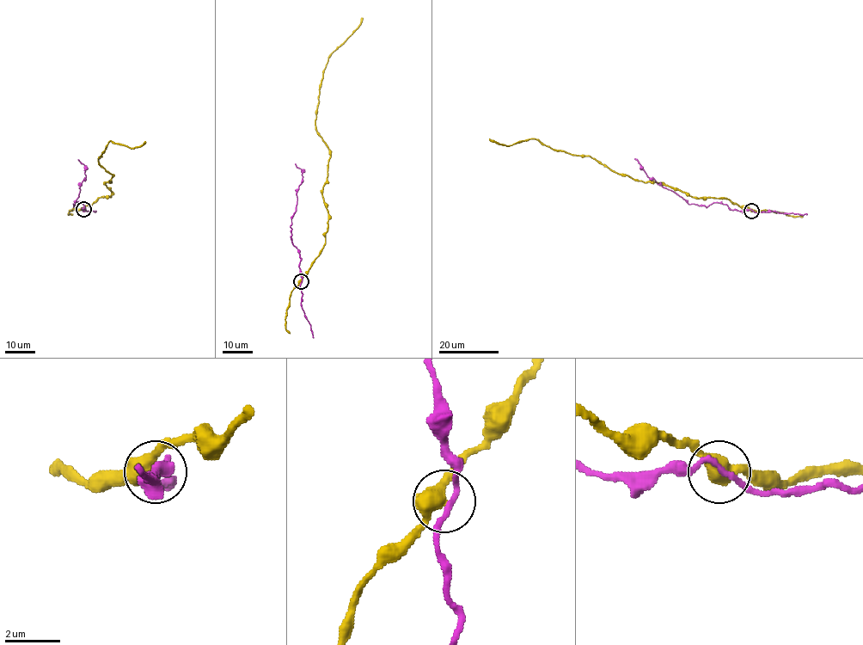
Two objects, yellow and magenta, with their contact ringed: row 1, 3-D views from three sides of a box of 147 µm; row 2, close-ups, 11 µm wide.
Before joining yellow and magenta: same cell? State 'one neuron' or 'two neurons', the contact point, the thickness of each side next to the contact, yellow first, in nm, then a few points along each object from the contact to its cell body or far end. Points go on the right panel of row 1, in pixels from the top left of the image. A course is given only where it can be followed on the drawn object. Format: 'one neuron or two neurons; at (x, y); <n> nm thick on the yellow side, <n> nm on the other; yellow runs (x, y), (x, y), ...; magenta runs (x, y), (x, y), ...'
two neurons; at (751, 211); 480 nm thick on the yellow side, 180 nm on the other; yellow runs (751, 211), (725, 198), (691, 197), (634, 181), (589, 156), (555, 150), (537, 139), (502, 145), (489, 138); magenta runs (751, 211), (731, 210), (726, 205), (715, 202), (706, 206), (688, 204), (649, 176), (634, 158)

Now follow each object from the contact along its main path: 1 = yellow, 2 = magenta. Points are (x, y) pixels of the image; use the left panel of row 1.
1: (84, 209), (101, 197), (111, 196), (106, 183), (113, 176), (98, 159), (109, 142), (137, 148), (145, 141)
2: (84, 209), (82, 203), (76, 201), (74, 206), (85, 177), (84, 166), (78, 159)

